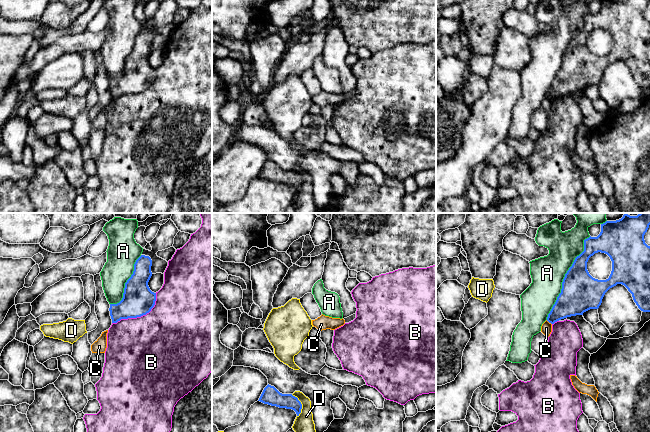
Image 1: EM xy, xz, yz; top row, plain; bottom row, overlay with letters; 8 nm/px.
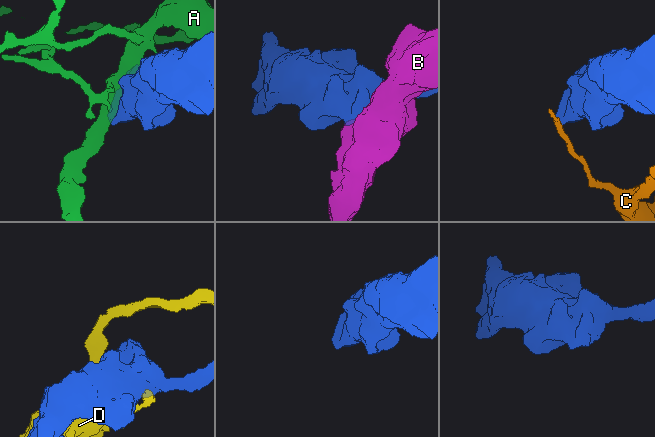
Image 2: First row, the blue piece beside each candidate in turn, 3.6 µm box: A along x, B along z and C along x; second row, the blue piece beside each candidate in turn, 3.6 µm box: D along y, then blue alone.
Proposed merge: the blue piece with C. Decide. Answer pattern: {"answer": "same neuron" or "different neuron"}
{"answer": "different neuron"}

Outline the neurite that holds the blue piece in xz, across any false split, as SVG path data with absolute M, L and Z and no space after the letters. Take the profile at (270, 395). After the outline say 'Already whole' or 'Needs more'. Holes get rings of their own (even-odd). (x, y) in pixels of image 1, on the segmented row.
M269 384L264 388L258 401L279 408L292 409L297 416L299 416L302 409L302 404L297 397L292 394L282 394Z. Already whole

